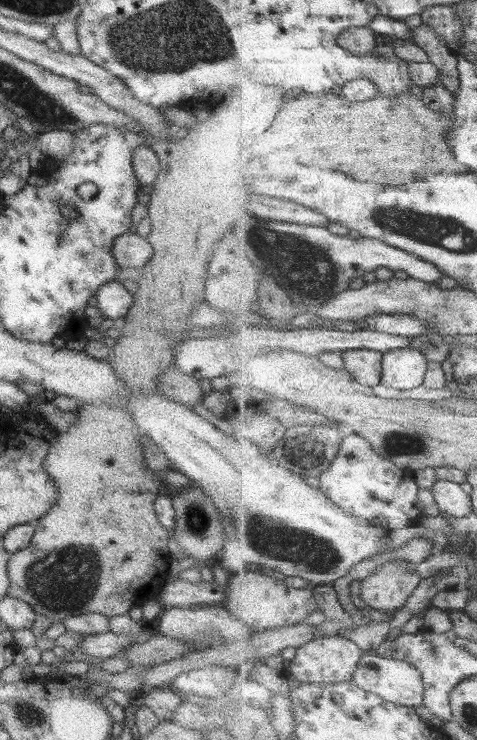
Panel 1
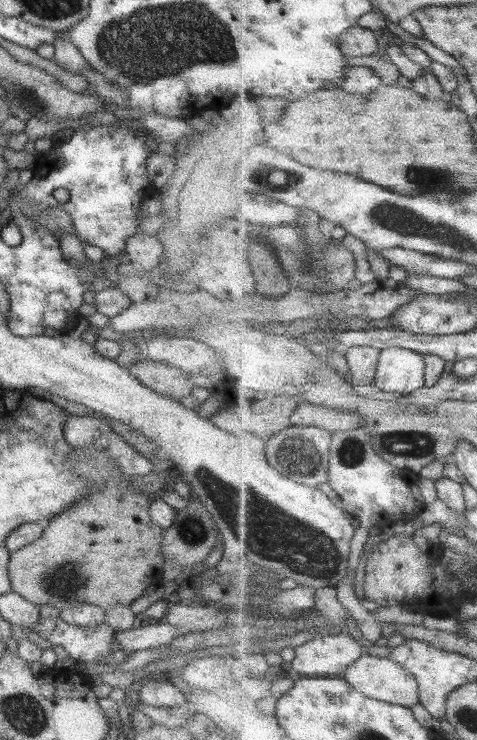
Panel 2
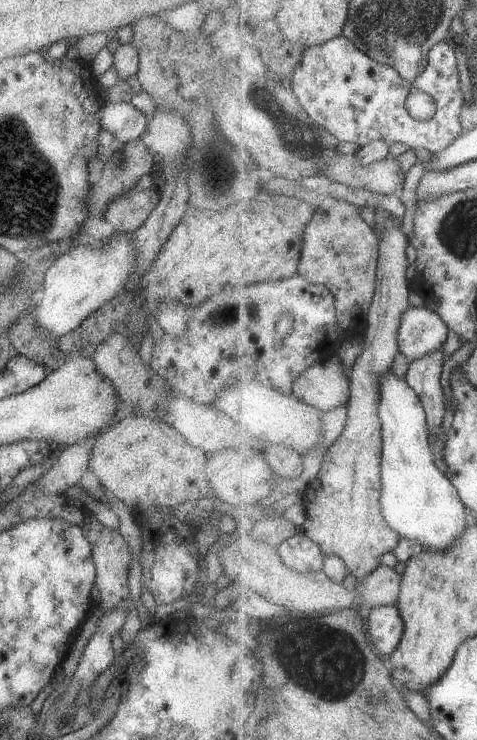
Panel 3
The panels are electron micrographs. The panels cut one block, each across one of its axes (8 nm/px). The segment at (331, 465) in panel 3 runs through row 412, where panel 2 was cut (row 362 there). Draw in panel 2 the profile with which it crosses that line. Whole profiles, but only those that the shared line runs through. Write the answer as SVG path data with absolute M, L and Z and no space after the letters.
M354 346L345 352L353 385L373 385L382 350L373 346Z

